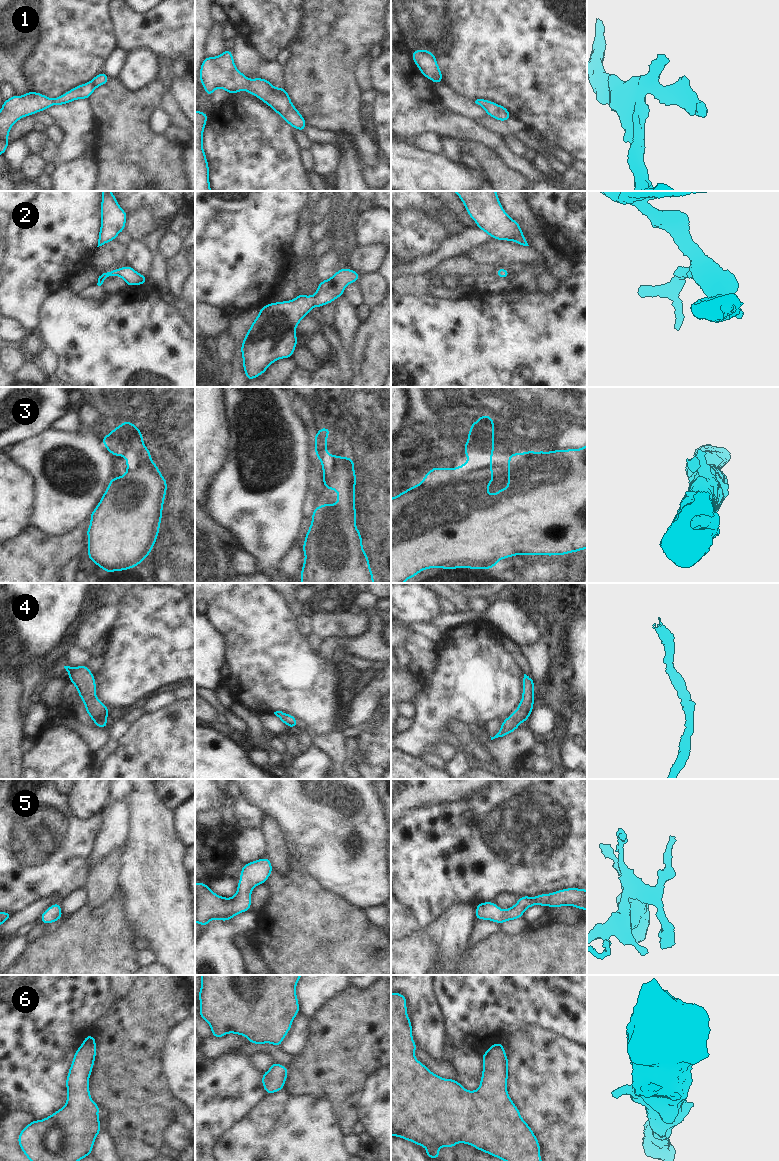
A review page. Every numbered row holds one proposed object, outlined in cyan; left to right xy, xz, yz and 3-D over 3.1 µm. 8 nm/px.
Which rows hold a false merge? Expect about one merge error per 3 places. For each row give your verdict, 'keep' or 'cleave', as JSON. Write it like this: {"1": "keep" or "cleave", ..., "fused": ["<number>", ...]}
{"1": "keep", "2": "keep", "3": "cleave", "4": "keep", "5": "keep", "6": "keep", "fused": ["3"]}

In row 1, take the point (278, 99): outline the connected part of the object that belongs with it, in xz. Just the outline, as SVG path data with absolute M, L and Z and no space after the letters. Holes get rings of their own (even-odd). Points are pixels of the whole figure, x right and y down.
M225 51L216 57L205 57L199 72L200 82L209 97L216 88L222 88L230 94L246 90L263 103L269 105L293 128L304 132L306 121L283 88L274 87L270 81L263 78L249 80L235 66L232 51Z

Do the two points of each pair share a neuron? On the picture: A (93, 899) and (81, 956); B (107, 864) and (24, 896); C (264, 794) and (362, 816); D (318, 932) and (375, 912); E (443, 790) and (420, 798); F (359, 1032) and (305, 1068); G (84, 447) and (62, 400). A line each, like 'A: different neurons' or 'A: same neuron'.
A: different neurons
B: different neurons
C: same neuron
D: different neurons
E: same neuron
F: same neuron
G: different neurons

